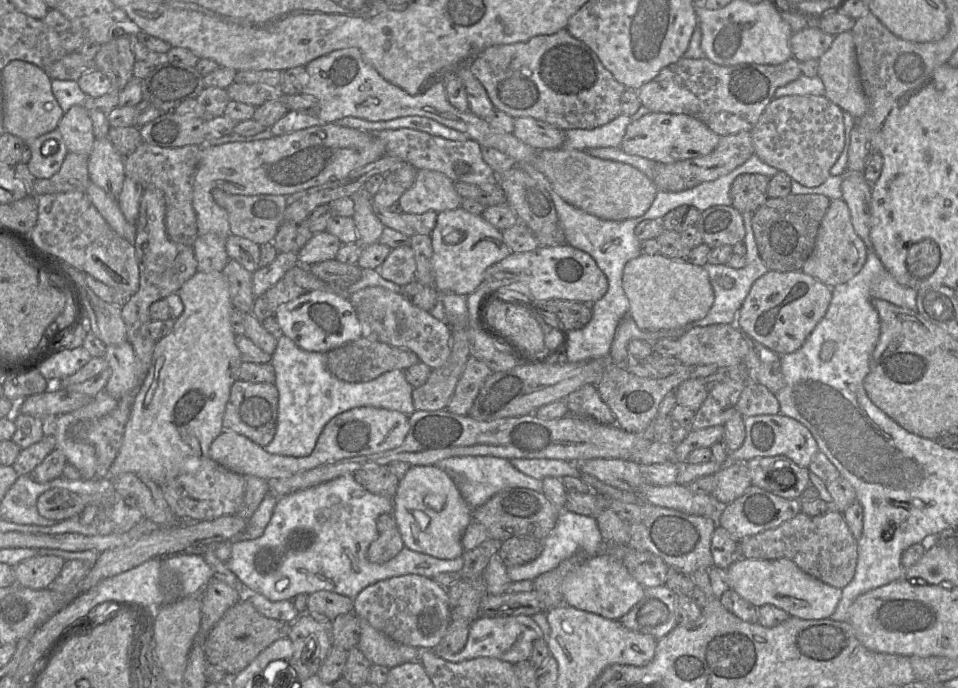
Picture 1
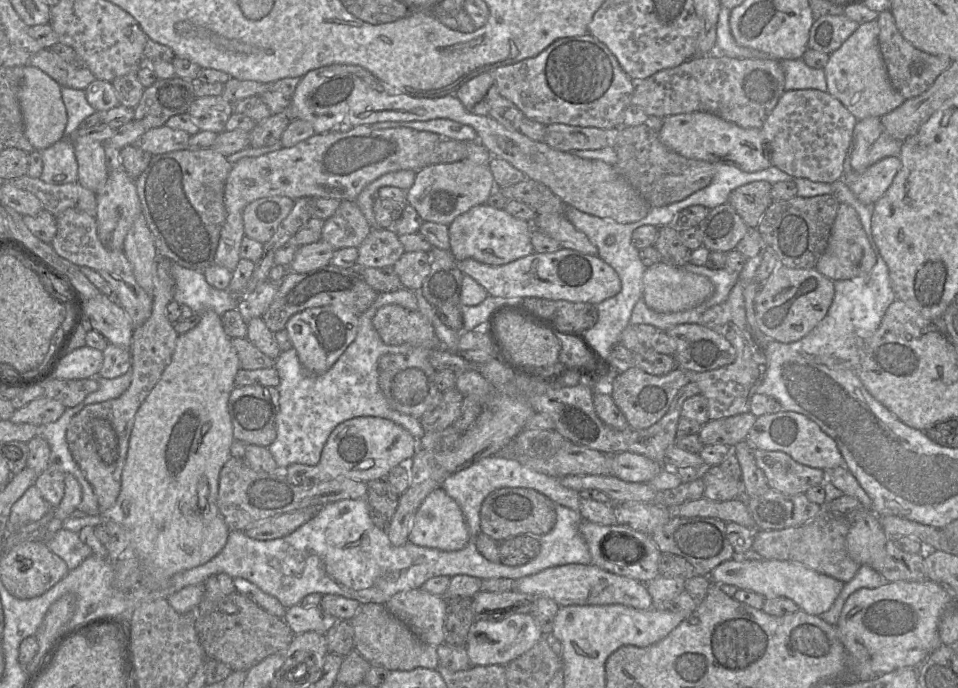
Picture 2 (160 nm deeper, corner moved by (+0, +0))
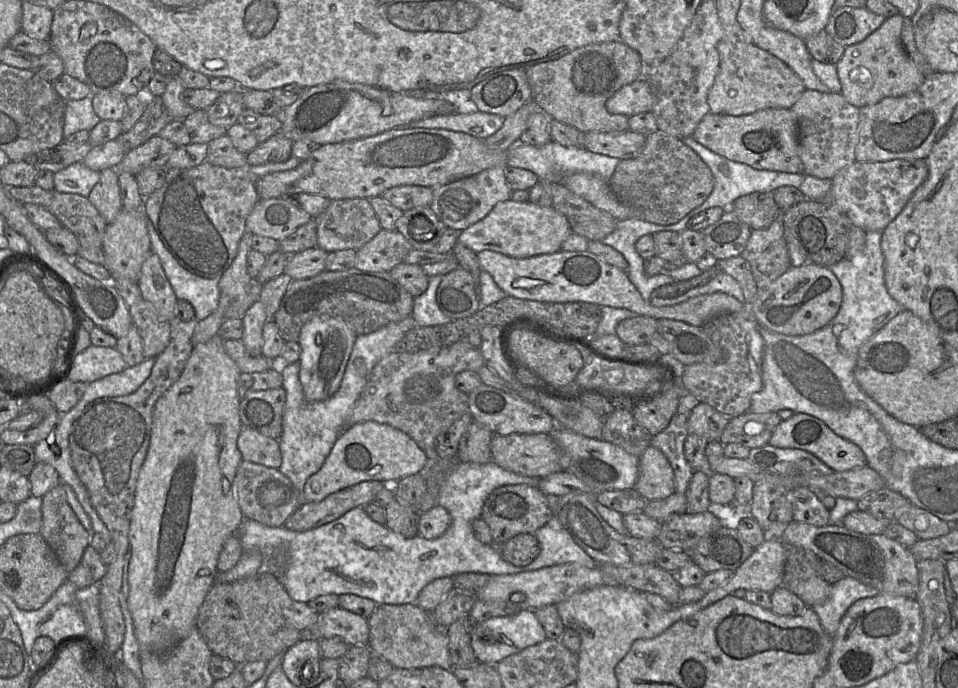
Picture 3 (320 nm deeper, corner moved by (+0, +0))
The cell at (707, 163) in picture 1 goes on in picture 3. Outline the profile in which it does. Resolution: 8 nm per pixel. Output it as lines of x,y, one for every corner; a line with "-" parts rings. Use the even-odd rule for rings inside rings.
661,130
645,135
645,146
641,153
631,159
620,160
609,186
627,210
629,218
659,225
675,224
694,208
700,206
714,188
714,177
705,162
685,143

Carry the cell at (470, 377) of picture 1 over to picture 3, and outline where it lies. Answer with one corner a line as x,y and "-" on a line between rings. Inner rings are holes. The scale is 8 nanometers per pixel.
473,420
459,441
457,461
479,464
493,461
490,449
492,437
491,431

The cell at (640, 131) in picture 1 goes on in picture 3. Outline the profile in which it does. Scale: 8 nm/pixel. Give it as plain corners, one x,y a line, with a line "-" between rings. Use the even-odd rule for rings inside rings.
767,108
742,116
709,113
692,138
712,152
758,170
804,173
797,138
797,123
791,109

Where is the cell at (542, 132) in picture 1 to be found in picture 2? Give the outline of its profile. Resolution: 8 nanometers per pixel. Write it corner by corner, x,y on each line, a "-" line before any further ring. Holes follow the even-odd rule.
549,124
545,129
544,142
551,148
564,152
614,148
618,133
619,128
600,129

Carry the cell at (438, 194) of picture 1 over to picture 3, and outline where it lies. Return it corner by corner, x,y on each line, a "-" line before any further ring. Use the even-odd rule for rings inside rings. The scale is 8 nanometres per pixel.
502,167
490,168
476,175
431,188
433,200
429,208
446,228
457,231
463,231
482,220
498,202
510,200
513,191
506,182

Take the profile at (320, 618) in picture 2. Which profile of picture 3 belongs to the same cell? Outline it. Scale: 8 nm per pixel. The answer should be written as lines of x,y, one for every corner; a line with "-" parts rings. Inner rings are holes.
340,607
319,613
316,623
305,632
319,641
341,636
350,646
367,646
370,634
367,618

